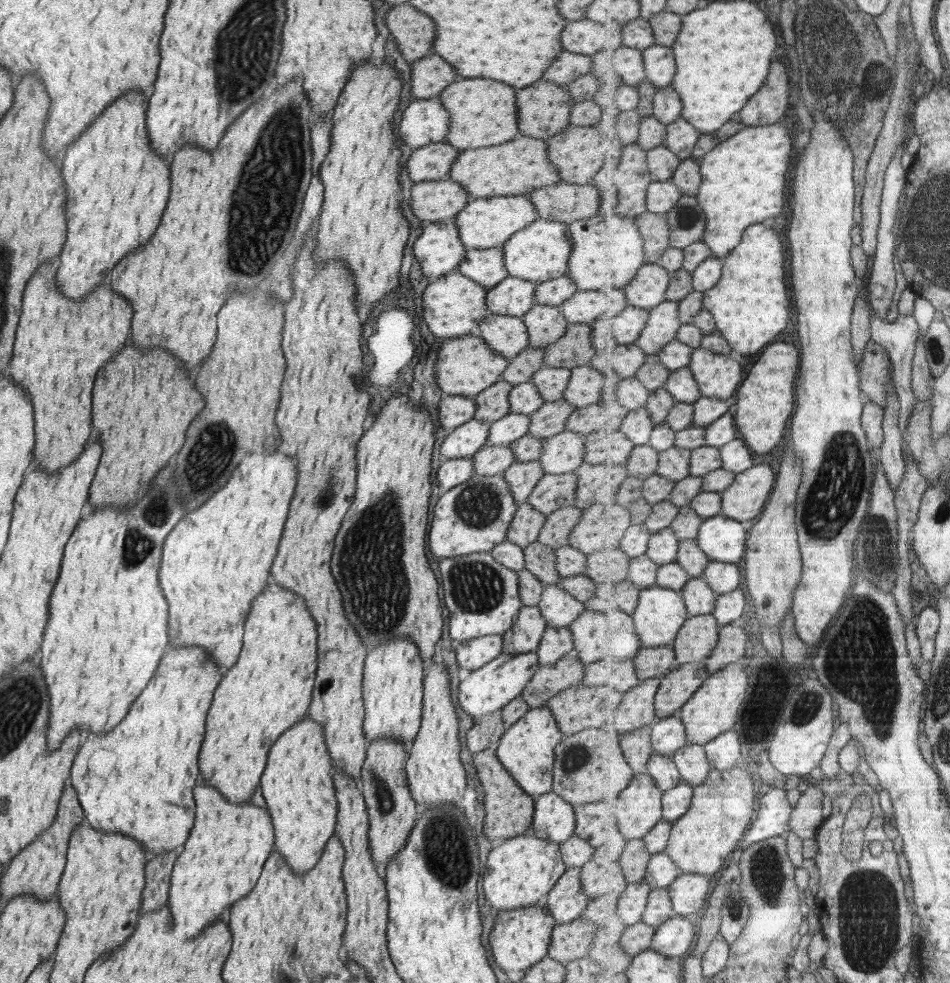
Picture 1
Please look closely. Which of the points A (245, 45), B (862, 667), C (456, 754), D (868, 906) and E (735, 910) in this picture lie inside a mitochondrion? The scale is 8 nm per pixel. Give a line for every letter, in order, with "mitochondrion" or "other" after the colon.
A: mitochondrion
B: mitochondrion
C: other
D: mitochondrion
E: mitochondrion

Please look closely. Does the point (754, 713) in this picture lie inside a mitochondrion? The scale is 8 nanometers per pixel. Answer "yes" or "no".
no

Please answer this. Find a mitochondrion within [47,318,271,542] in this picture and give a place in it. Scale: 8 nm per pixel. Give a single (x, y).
(208, 461)

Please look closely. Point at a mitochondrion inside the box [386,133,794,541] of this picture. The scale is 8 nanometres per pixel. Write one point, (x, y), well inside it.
(480, 505)

